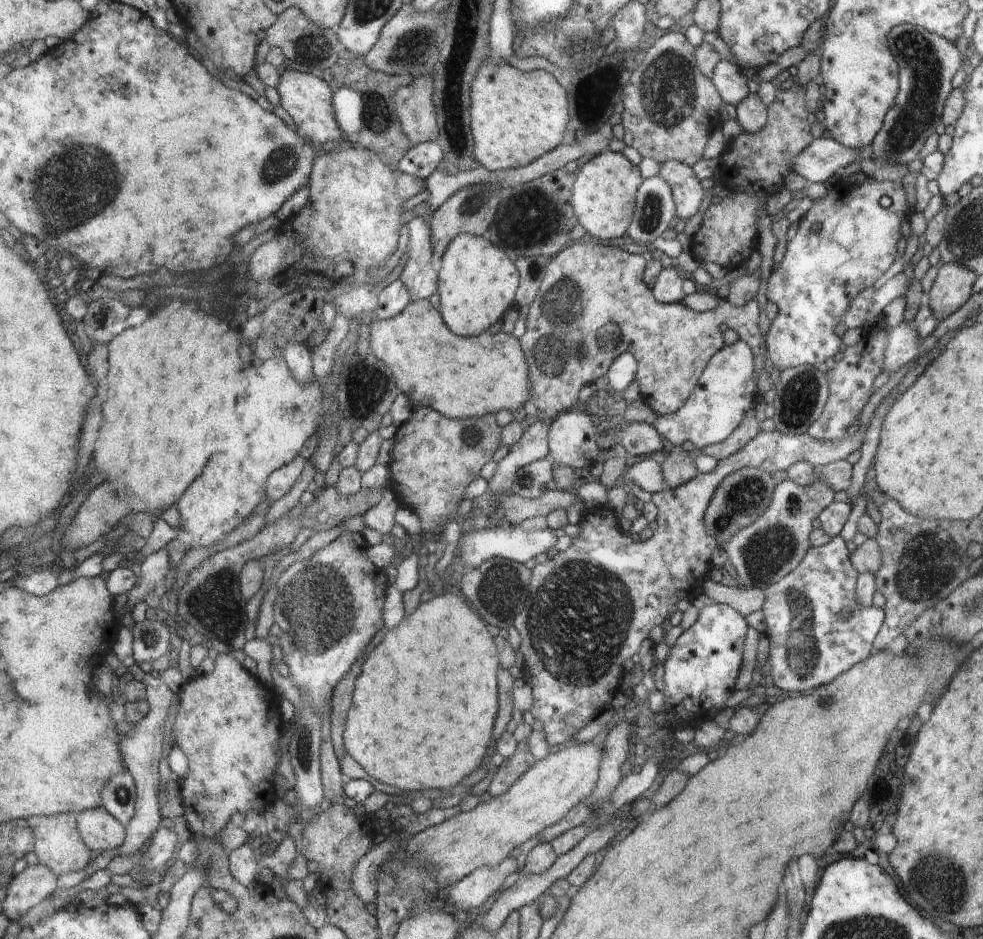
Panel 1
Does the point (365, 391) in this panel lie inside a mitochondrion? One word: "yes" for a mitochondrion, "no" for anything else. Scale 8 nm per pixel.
yes

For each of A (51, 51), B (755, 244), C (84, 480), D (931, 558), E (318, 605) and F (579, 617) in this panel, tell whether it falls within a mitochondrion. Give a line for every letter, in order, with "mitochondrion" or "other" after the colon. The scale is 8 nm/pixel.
A: other
B: other
C: other
D: mitochondrion
E: mitochondrion
F: mitochondrion

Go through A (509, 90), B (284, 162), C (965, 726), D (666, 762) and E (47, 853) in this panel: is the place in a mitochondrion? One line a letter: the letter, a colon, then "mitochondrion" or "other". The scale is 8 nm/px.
A: other
B: mitochondrion
C: other
D: other
E: other

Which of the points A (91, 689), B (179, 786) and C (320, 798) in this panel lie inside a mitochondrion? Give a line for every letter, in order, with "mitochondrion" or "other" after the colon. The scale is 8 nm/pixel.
A: other
B: other
C: other

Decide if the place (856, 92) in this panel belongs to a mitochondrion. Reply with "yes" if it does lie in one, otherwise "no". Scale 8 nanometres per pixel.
no

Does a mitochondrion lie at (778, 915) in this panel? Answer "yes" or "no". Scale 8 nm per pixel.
no

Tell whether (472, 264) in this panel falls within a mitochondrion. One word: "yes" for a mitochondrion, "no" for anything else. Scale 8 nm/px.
no

